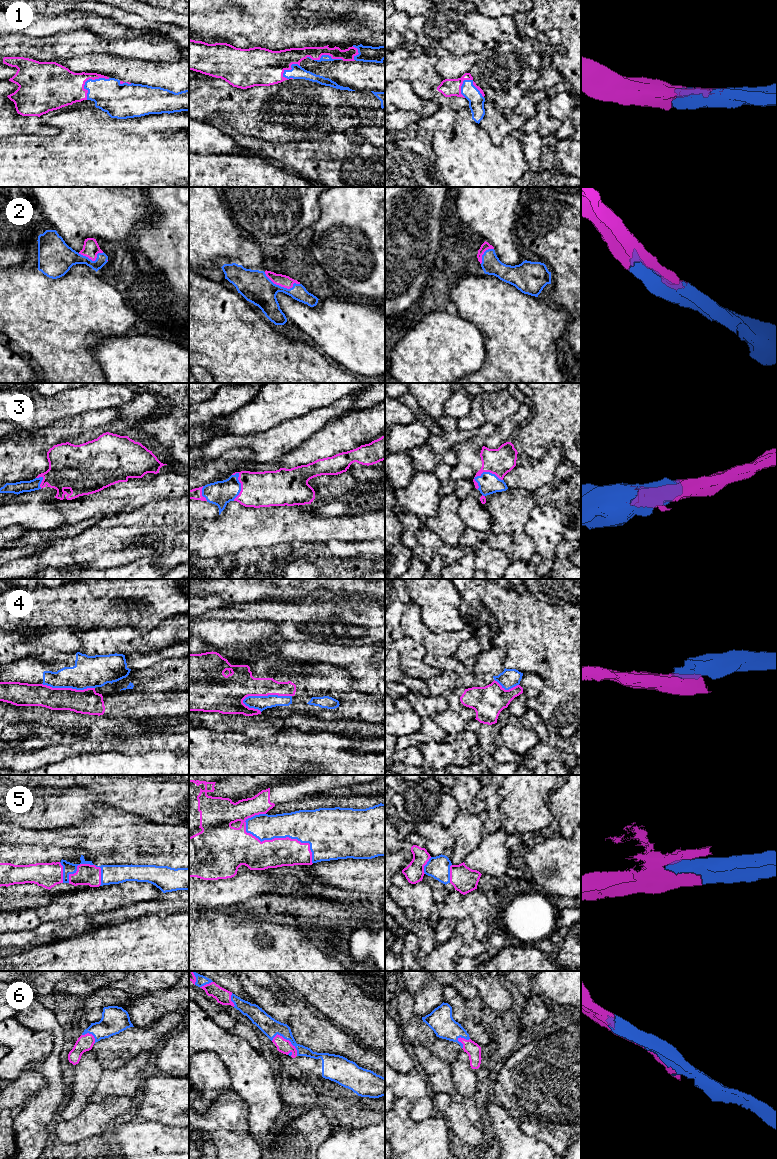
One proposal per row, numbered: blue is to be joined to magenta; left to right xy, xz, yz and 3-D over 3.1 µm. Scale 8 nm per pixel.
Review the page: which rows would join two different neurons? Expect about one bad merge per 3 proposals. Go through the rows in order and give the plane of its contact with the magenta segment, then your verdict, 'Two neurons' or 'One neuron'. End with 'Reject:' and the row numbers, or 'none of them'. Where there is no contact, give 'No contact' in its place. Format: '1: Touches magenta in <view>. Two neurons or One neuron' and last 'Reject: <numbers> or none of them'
1: Touches magenta in xy. One neuron
2: Touches magenta in xz. One neuron
3: Touches magenta in yz. One neuron
4: Touches magenta in xz. Two neurons
5: Touches magenta in xz. One neuron
6: Touches magenta in xz. One neuron
Reject: 4

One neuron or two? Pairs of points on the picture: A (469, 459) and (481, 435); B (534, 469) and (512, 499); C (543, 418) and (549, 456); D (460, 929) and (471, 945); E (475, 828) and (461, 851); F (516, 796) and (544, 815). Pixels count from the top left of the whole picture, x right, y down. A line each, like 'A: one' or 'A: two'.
A: one
B: two
C: two
D: one
E: one
F: one

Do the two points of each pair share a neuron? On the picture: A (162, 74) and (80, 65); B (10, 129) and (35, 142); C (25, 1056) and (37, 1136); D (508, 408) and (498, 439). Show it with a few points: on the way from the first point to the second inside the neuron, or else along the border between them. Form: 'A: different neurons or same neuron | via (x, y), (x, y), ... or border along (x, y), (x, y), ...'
A: same neuron | via (142, 72), (131, 70), (128, 67), (100, 65)
B: different neurons | border along (45, 135), (21, 134), (10, 139)
C: different neurons | border along (49, 1054), (41, 1061), (36, 1062), (31, 1069)
D: different neurons | border along (507, 417), (494, 426)

